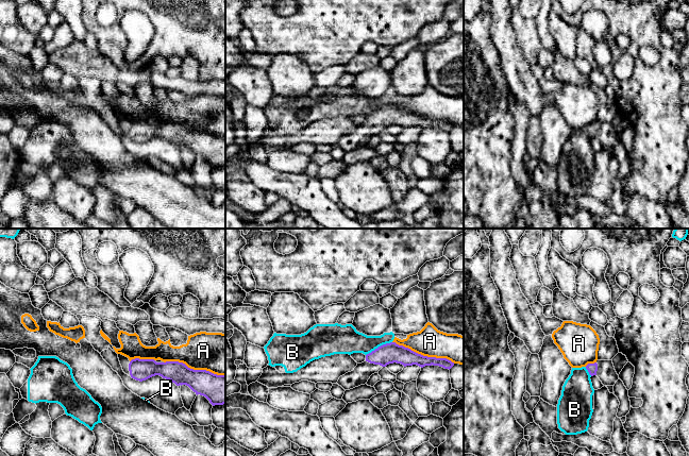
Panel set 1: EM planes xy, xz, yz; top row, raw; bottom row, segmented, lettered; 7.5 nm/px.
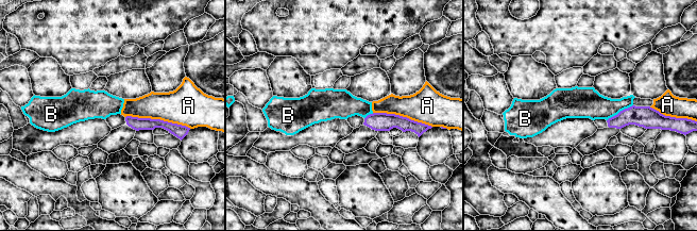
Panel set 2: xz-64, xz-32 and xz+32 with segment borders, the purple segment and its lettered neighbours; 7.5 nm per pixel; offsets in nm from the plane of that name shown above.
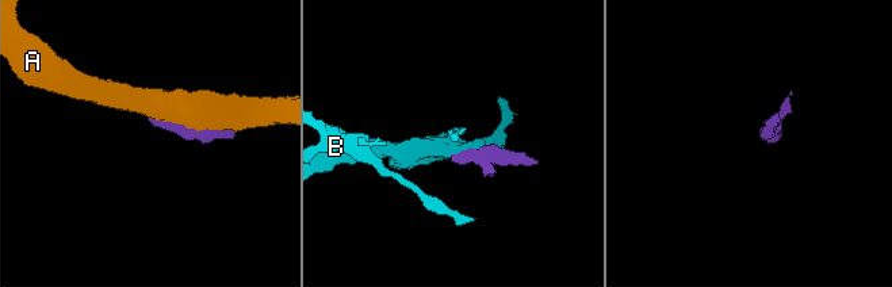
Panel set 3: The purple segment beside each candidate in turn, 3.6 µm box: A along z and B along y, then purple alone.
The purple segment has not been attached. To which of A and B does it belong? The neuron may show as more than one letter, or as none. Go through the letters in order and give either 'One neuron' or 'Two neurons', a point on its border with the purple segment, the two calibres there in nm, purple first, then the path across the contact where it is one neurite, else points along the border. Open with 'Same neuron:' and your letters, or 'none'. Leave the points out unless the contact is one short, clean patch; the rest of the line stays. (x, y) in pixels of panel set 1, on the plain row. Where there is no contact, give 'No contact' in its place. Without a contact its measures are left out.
Same neuron: none
A: Two neurons. Touches purple at xz (422, 117). Thickness 160 nm (purple) against 220 nm
B: Two neurons. Touches purple at xz (379, 108). Thickness 160 nm (purple) against 200 nm. Boundary: xz (391, 103), (379, 107), (366, 117)

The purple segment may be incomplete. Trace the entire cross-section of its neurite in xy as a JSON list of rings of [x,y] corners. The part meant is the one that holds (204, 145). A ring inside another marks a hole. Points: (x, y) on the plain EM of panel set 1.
[[[118,116],[118,120],[123,134],[136,142],[159,137],[177,148],[188,148],[197,157],[205,158],[213,168],[225,166],[225,137],[194,132],[179,123],[156,124],[154,121],[139,120],[130,123],[121,116]]]

